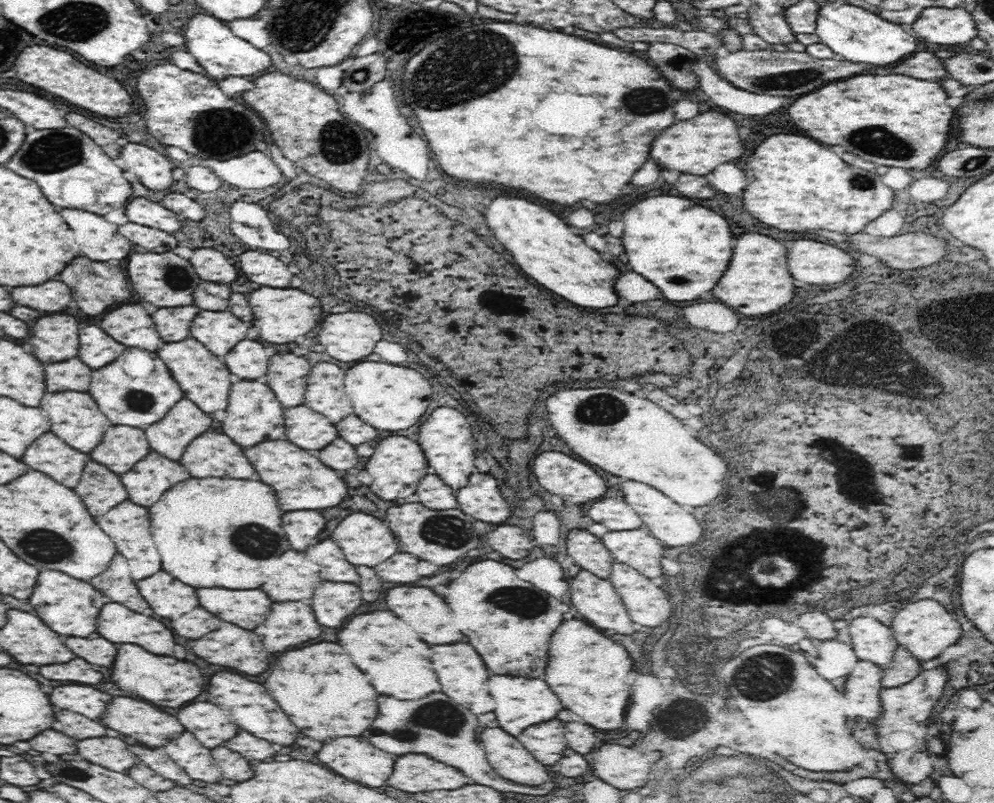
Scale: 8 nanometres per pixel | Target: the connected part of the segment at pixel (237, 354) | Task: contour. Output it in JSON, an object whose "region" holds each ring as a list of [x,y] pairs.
{"region":[[[242,340],[222,356],[222,362],[230,368],[230,374],[238,380],[264,380],[268,374],[270,356],[266,352],[268,346],[264,346],[260,340]]]}

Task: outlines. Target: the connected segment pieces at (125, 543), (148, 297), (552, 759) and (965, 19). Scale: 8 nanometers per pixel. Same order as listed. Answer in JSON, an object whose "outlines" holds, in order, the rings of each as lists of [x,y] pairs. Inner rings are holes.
{"outlines":[[[[124,500],[124,502],[116,504],[108,514],[96,518],[96,522],[112,538],[112,542],[118,548],[118,554],[122,554],[128,560],[134,580],[150,578],[152,574],[156,574],[162,568],[160,556],[156,552],[156,546],[154,546],[154,540],[150,534],[150,510],[148,508],[142,508],[142,506],[134,504],[132,500]],[[144,560],[146,560],[146,566],[134,566],[134,564],[140,564]]],[[[134,250],[128,256],[128,266],[126,266],[130,286],[132,290],[144,298],[146,302],[158,306],[158,308],[178,308],[178,306],[190,306],[194,302],[192,294],[196,286],[200,284],[198,274],[194,272],[190,260],[184,260],[172,252],[156,254],[156,252],[146,252],[146,250]]],[[[552,720],[550,724],[534,724],[530,730],[524,730],[518,736],[518,740],[524,744],[526,750],[530,750],[530,754],[538,762],[542,762],[544,766],[554,766],[562,758],[564,750],[568,750],[566,734],[562,734],[562,728],[564,722],[558,720]],[[546,726],[554,726],[554,728],[546,728]],[[550,732],[558,732],[558,734],[550,734]]],[[[962,6],[960,8],[926,8],[922,12],[922,16],[918,16],[918,20],[912,24],[914,34],[918,36],[918,40],[924,42],[932,42],[932,44],[968,44],[972,38],[978,38],[978,28],[974,22],[974,16],[970,12],[966,12]]]]}

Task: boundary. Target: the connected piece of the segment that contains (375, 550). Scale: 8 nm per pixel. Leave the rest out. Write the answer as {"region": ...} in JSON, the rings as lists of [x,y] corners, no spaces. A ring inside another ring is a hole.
{"region":[[[354,512],[344,518],[332,534],[332,540],[344,550],[354,566],[376,566],[398,552],[398,542],[390,526],[370,514]]]}

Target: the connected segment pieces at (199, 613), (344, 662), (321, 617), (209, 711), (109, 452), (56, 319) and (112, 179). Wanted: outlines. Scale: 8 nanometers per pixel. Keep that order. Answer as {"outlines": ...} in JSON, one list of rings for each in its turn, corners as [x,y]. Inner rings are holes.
{"outlines":[[[[194,608],[192,612],[176,618],[170,622],[170,626],[174,628],[174,632],[182,638],[188,640],[198,640],[200,636],[216,630],[218,626],[222,626],[222,620],[218,620],[214,614],[206,612],[204,608]]],[[[320,642],[300,650],[288,650],[280,654],[276,664],[270,666],[270,674],[264,680],[264,686],[268,688],[270,696],[282,706],[282,710],[290,716],[290,722],[298,726],[298,730],[304,732],[304,736],[318,742],[326,742],[336,736],[362,736],[378,714],[378,704],[376,704],[378,694],[370,686],[366,674],[362,674],[352,664],[344,648],[340,648],[334,642]]],[[[322,582],[312,596],[314,614],[318,622],[328,628],[342,626],[360,604],[360,588],[346,582]]],[[[196,702],[186,708],[178,708],[176,718],[180,724],[192,732],[202,746],[206,748],[216,748],[228,742],[238,734],[238,726],[230,722],[230,718],[214,704],[208,702]]],[[[112,426],[106,430],[104,440],[90,452],[90,458],[110,468],[116,476],[130,472],[144,456],[152,452],[146,430],[130,426]]],[[[68,314],[40,318],[32,328],[32,352],[40,364],[58,364],[78,358],[82,324]]],[[[50,128],[50,130],[28,130],[22,148],[2,164],[12,172],[38,182],[44,196],[62,208],[78,208],[82,212],[94,212],[106,216],[112,210],[126,208],[132,186],[122,176],[124,170],[116,166],[116,160],[102,152],[88,134],[78,128]]]]}

